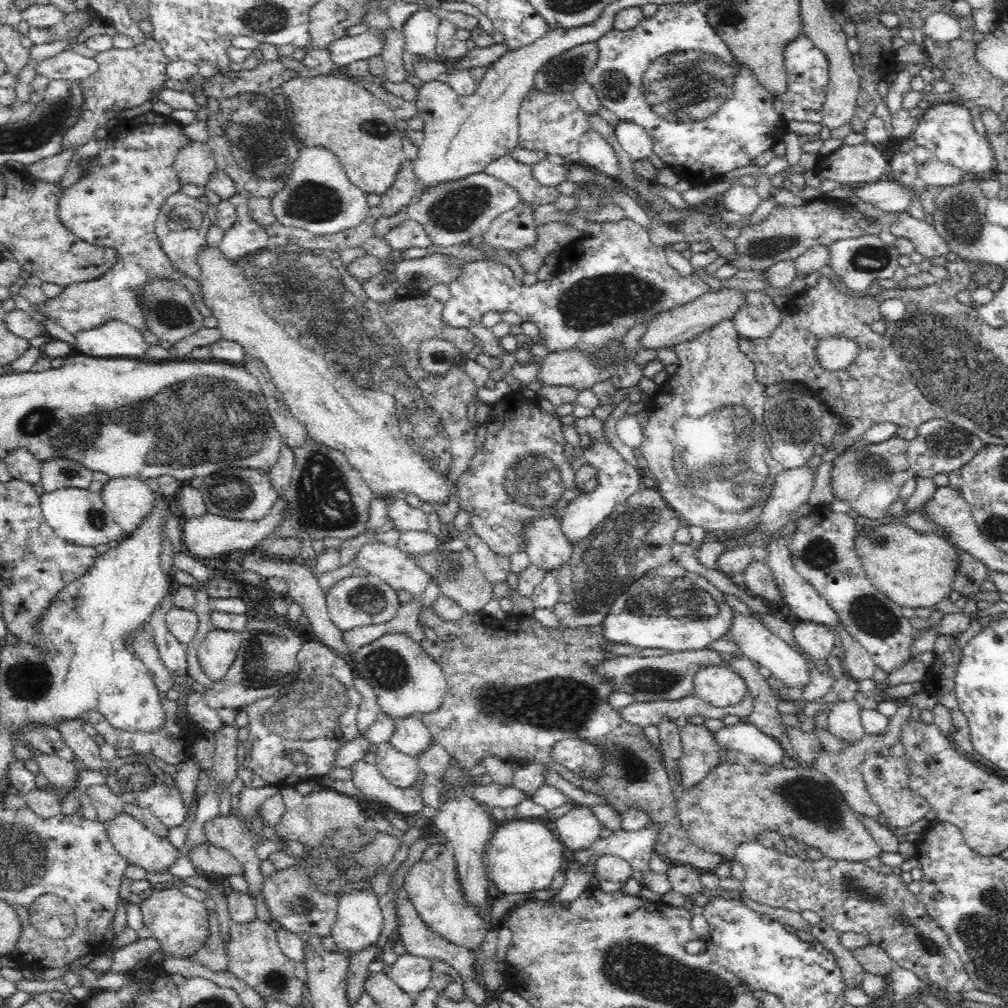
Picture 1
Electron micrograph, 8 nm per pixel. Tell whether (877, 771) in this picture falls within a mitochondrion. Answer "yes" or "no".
yes

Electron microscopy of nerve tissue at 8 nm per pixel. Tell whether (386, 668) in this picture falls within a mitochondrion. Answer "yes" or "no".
yes

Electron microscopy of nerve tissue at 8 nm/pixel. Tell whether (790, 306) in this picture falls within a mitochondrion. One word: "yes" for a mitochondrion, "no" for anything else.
no

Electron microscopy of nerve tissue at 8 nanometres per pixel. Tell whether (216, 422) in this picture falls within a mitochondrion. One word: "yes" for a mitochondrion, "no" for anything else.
yes

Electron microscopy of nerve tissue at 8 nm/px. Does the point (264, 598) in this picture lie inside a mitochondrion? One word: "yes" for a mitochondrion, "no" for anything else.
no

